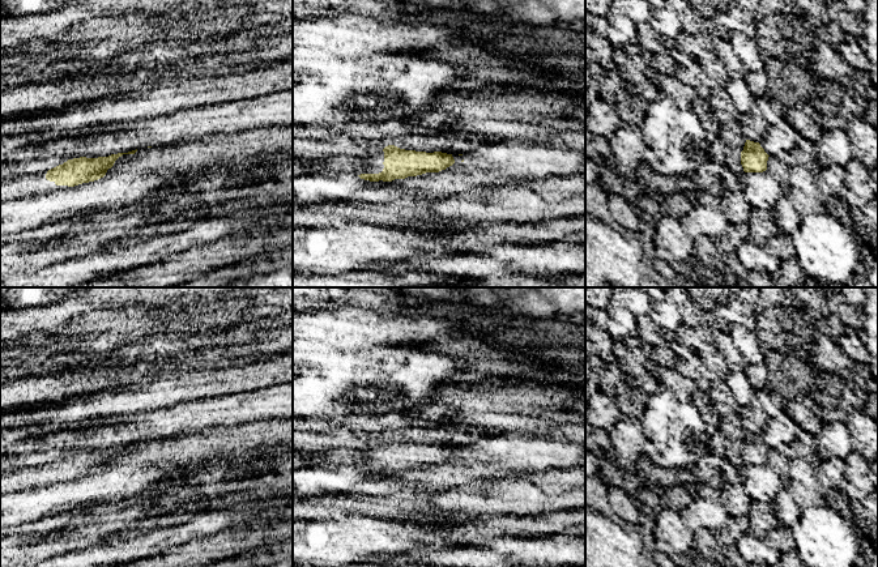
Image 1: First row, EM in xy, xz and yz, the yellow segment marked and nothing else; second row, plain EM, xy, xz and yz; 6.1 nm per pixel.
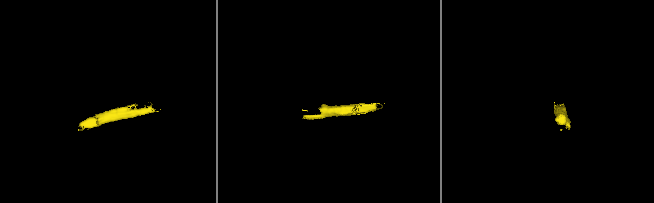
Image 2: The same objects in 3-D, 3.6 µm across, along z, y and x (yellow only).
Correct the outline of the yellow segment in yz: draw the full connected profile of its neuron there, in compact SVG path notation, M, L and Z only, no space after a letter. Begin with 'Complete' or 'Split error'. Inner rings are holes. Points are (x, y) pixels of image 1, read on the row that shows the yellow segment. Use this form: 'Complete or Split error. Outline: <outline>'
Complete. Outline: M746 140L741 152L741 165L745 172L763 172L767 170L768 154L759 142Z

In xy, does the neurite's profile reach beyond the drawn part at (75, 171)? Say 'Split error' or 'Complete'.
Split error

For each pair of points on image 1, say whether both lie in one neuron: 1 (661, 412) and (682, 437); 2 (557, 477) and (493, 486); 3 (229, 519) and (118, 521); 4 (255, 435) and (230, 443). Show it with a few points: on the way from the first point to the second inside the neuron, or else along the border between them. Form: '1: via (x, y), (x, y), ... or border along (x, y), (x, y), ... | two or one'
1: via (664, 418), (676, 430) | one
2: via (541, 486), (508, 486) | one
3: border along (221, 508), (197, 508), (191, 514) | two
4: via (248, 435), (237, 438) | one

